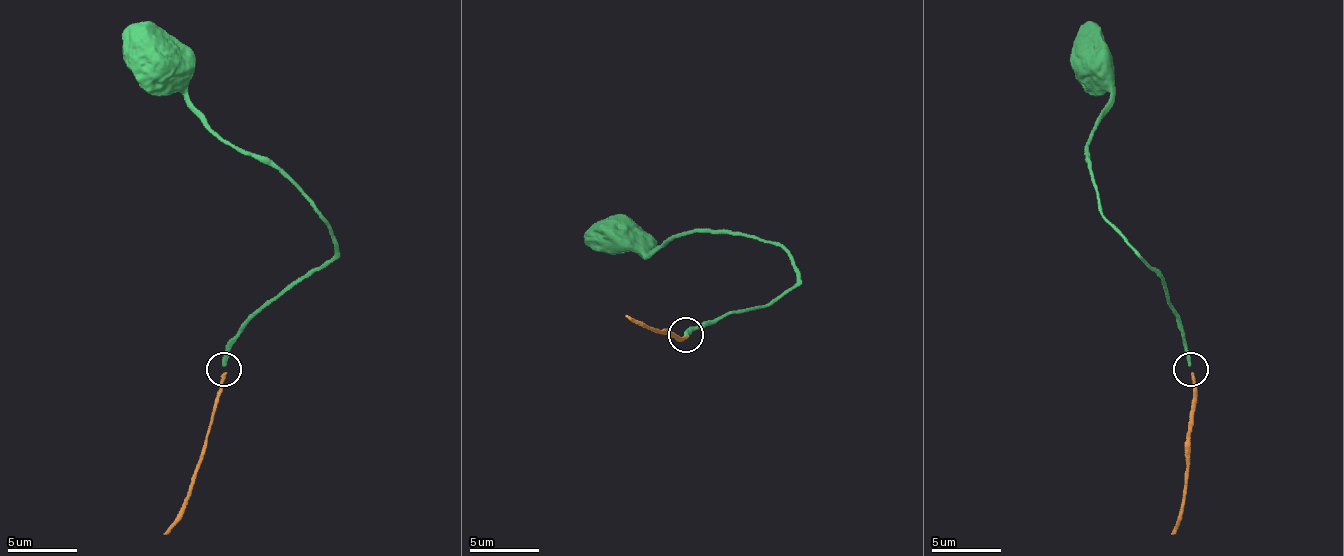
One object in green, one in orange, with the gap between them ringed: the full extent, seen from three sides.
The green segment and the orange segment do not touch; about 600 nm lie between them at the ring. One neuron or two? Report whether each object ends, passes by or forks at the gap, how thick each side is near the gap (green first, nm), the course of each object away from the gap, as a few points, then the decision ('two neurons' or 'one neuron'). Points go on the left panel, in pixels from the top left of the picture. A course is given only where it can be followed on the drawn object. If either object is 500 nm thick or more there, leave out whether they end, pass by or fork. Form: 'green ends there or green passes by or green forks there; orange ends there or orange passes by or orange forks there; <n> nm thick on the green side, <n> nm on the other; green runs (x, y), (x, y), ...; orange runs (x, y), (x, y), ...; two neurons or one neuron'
green ends there; orange ends there; 260 nm thick on the green side, 240 nm on the other; green runs (223, 367), (226, 346), (333, 256), (333, 232), (288, 180), (219, 135), (192, 104), (178, 73), (129, 24); orange runs (223, 374), (188, 505), (164, 533); one neuron

